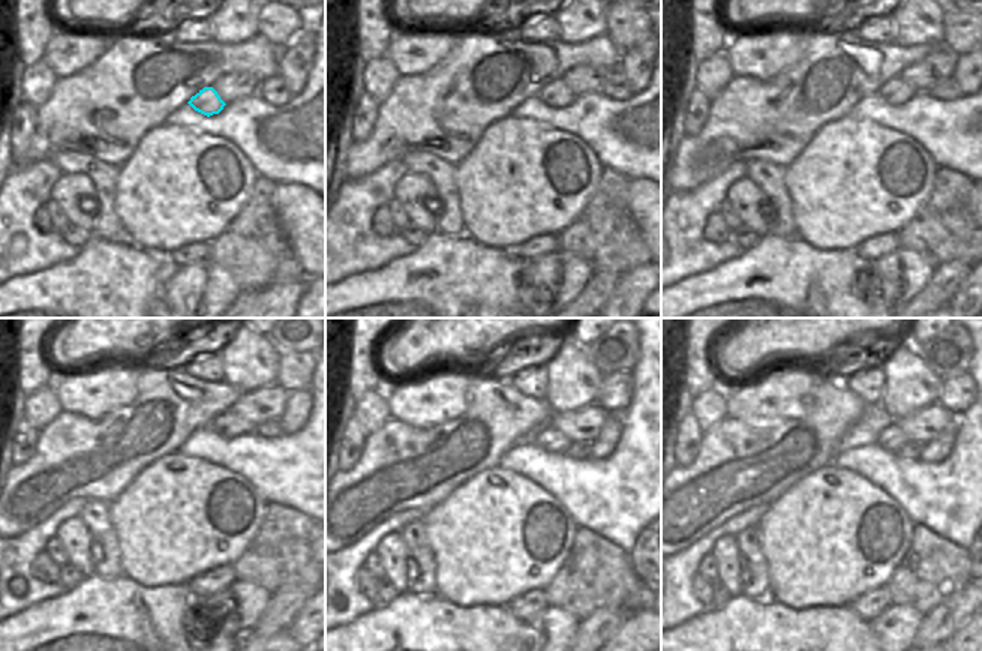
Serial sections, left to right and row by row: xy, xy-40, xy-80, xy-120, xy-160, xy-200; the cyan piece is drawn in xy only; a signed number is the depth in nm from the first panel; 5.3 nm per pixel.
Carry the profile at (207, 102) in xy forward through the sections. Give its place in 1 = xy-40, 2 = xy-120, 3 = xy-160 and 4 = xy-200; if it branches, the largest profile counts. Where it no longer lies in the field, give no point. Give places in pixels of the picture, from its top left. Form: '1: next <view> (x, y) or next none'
1: next xy-40 (556, 93)
2: next xy-120 (228, 425)
3: next xy-160 (549, 438)
4: next xy-200 (892, 437)

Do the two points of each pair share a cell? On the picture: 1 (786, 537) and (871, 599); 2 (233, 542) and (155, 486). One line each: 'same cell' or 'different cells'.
1: different cells
2: same cell

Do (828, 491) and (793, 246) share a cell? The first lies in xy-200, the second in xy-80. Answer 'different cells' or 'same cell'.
different cells

